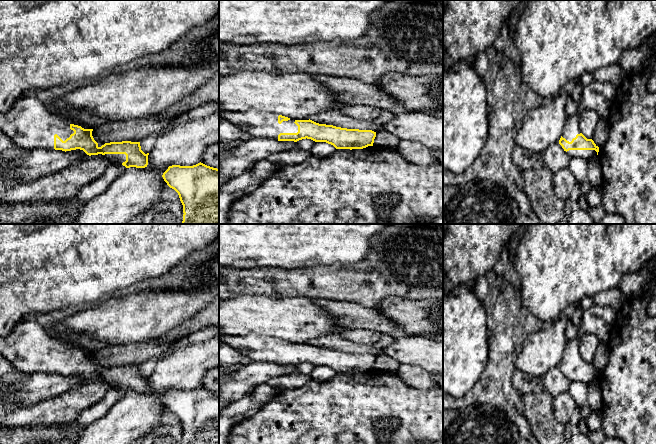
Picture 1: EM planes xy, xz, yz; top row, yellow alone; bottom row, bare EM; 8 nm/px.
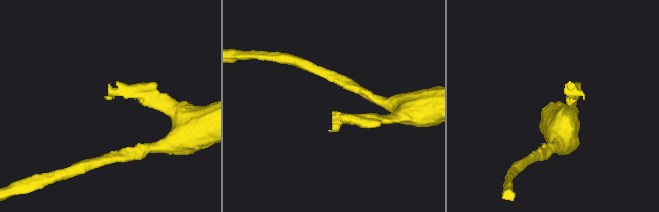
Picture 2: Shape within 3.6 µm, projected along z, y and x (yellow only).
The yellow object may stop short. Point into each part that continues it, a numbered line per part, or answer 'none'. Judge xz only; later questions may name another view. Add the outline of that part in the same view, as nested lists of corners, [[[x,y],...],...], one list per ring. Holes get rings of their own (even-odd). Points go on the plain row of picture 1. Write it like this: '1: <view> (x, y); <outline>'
1: xz (259, 348); [[[219,333],[219,340],[248,357],[251,362],[273,362],[278,364],[280,357],[298,356],[298,350],[294,347],[294,343],[279,348],[278,337],[255,333],[246,335],[223,335]]]

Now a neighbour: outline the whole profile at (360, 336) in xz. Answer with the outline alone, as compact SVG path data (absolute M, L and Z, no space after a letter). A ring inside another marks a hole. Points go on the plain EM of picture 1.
M344 329L338 336L357 344L371 345L379 341L382 334L368 329Z

